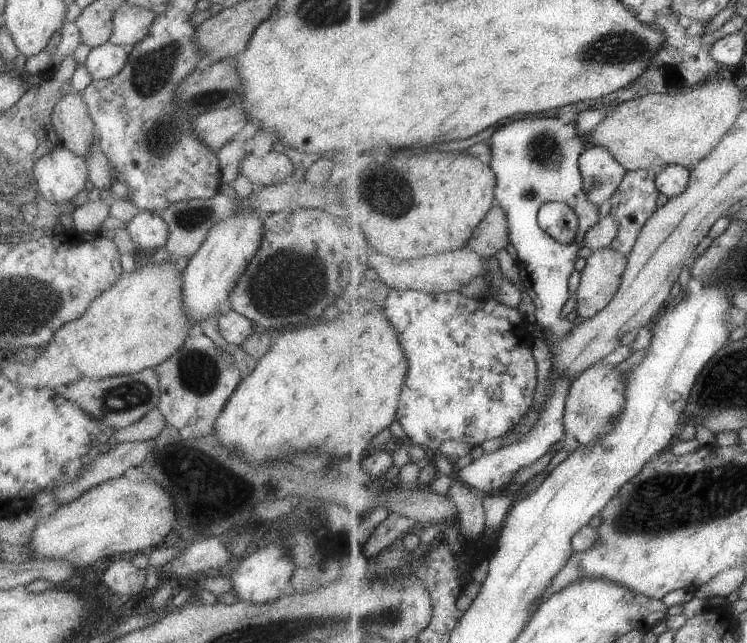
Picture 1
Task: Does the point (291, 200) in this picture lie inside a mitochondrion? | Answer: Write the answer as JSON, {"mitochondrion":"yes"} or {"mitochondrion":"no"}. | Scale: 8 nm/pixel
{"mitochondrion":"no"}

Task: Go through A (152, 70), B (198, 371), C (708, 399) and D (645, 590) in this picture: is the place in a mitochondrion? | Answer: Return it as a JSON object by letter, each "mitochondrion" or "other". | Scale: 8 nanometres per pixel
{"A":"mitochondrion","B":"mitochondrion","C":"mitochondrion","D":"other"}

